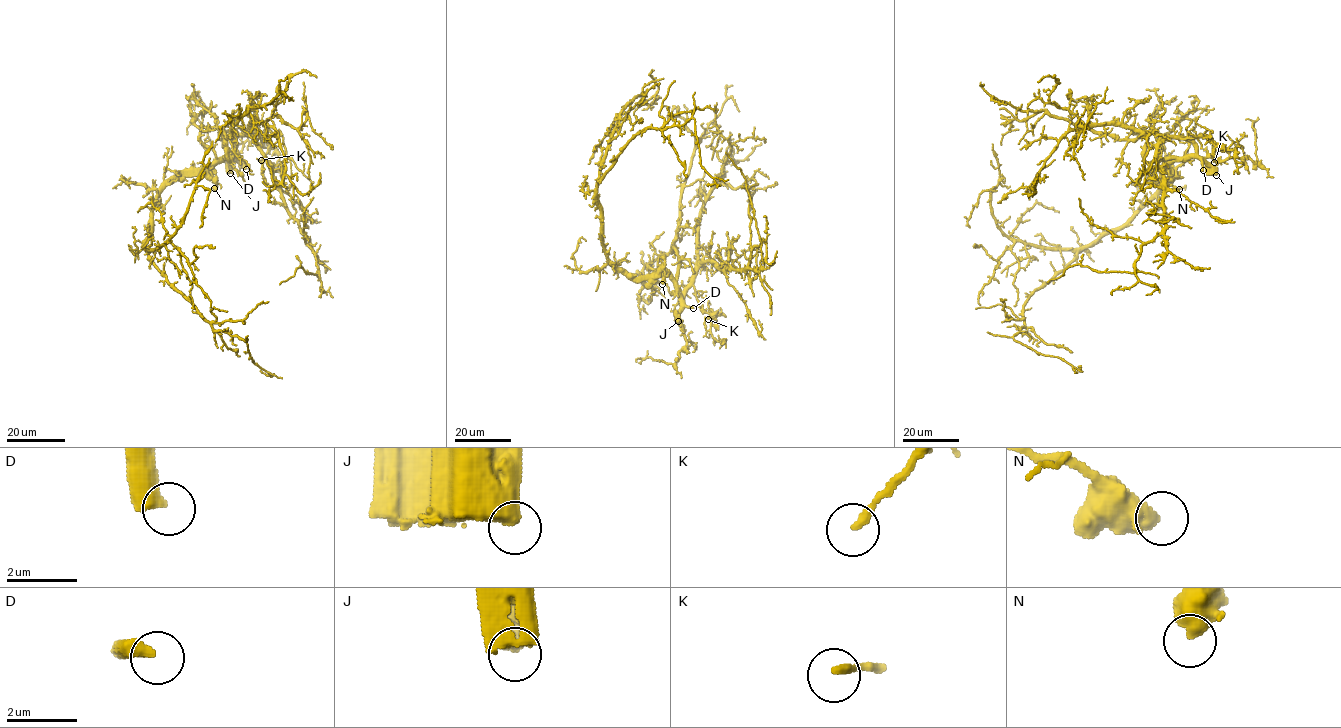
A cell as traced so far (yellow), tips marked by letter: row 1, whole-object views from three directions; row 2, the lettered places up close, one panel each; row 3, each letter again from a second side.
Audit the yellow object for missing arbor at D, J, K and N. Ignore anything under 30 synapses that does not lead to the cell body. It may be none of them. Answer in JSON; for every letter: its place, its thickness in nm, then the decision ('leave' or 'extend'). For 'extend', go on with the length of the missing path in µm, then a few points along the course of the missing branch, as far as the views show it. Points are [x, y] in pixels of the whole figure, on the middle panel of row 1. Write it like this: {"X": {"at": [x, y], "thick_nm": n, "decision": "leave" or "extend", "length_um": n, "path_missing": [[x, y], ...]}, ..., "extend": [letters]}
{"D": {"at": [693, 308], "thick_nm": 460, "decision": "leave"}, "J": {"at": [678, 321], "thick_nm": 600, "decision": "extend", "length_um": 140, "path_missing": [[678, 321], [652, 350], [591, 341], [575, 326], [567, 372], [579, 376], [579, 396], [597, 365]]}, "K": {"at": [708, 319], "thick_nm": 220, "decision": "leave"}, "N": {"at": [662, 284], "thick_nm": 550, "decision": "leave"}, "extend": ["J"]}

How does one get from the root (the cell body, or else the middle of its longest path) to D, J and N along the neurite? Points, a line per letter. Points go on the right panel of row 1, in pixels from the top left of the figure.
D: (1172, 170), (1167, 165), (1169, 162), (1192, 158), (1201, 161), (1203, 170)
J: (1172, 170), (1167, 165), (1169, 162), (1194, 157), (1200, 158), (1216, 175)
N: (1172, 170), (1165, 182), (1179, 189)

